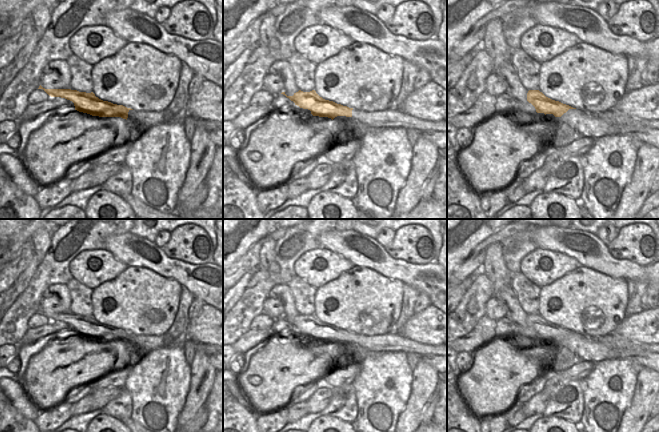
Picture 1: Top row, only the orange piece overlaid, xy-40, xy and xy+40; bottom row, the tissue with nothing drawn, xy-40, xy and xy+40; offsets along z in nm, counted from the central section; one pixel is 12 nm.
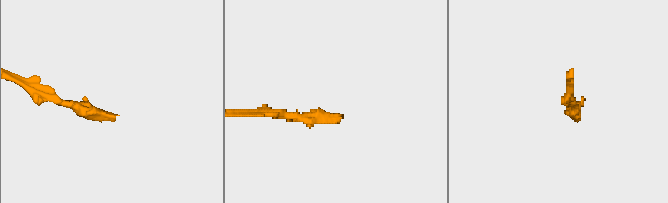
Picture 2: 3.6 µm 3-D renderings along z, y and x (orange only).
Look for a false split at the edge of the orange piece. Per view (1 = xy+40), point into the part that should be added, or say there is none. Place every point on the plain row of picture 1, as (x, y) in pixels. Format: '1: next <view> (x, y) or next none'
1: next none

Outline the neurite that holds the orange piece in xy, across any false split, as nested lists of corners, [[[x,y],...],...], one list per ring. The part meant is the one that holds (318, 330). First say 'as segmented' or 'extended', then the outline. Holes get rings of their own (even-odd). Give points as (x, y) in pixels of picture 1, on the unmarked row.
extended; [[[299,314],[294,317],[293,320],[287,320],[285,316],[281,318],[285,319],[291,325],[295,327],[295,329],[299,330],[303,333],[308,333],[311,335],[313,340],[319,341],[328,341],[332,344],[337,340],[346,340],[351,341],[361,348],[365,348],[371,352],[405,352],[405,353],[415,353],[419,356],[446,356],[447,357],[447,345],[426,345],[421,344],[419,342],[413,341],[409,338],[405,338],[397,333],[387,333],[382,336],[365,336],[363,334],[356,334],[353,332],[349,332],[347,330],[343,330],[341,328],[337,328],[333,325],[325,324],[320,321],[315,314],[310,316],[303,316]]]

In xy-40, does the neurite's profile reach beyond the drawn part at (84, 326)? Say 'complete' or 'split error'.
split error

